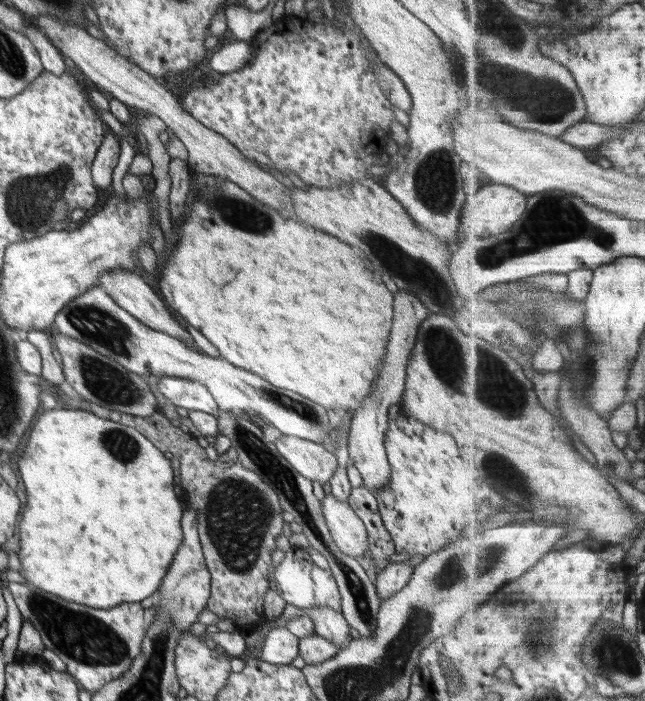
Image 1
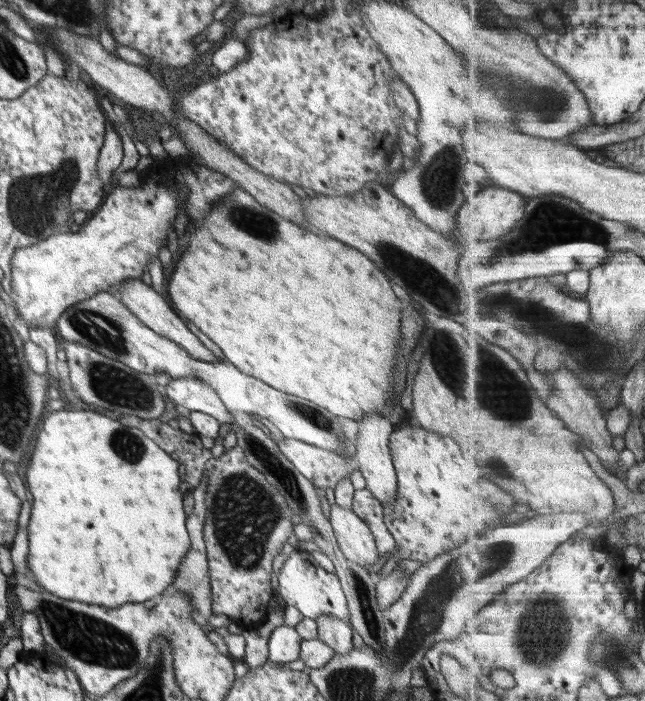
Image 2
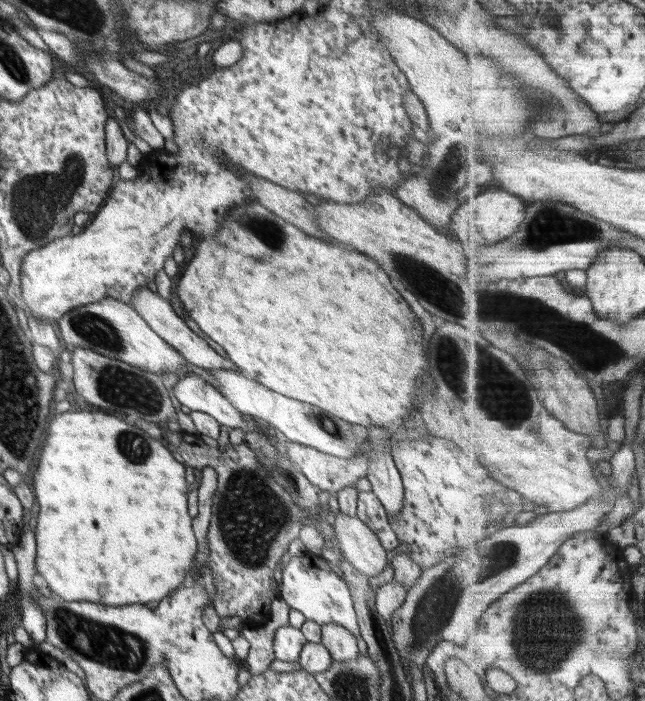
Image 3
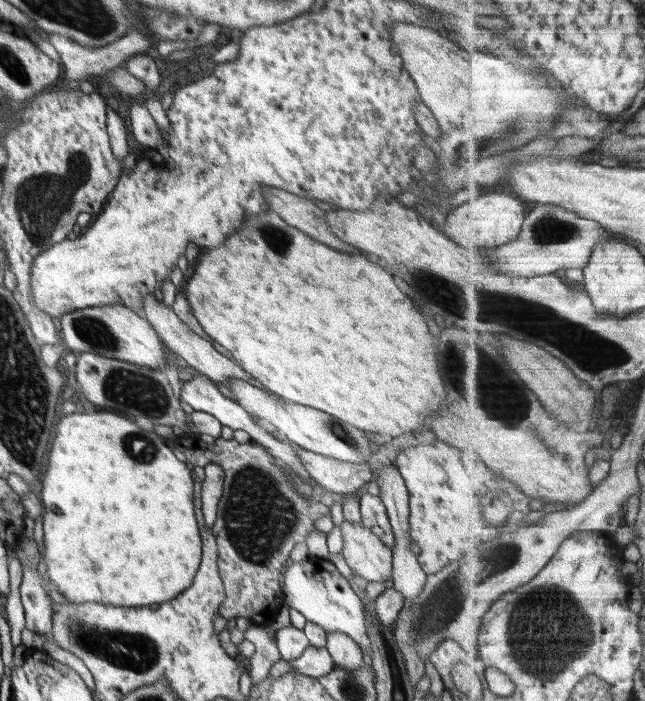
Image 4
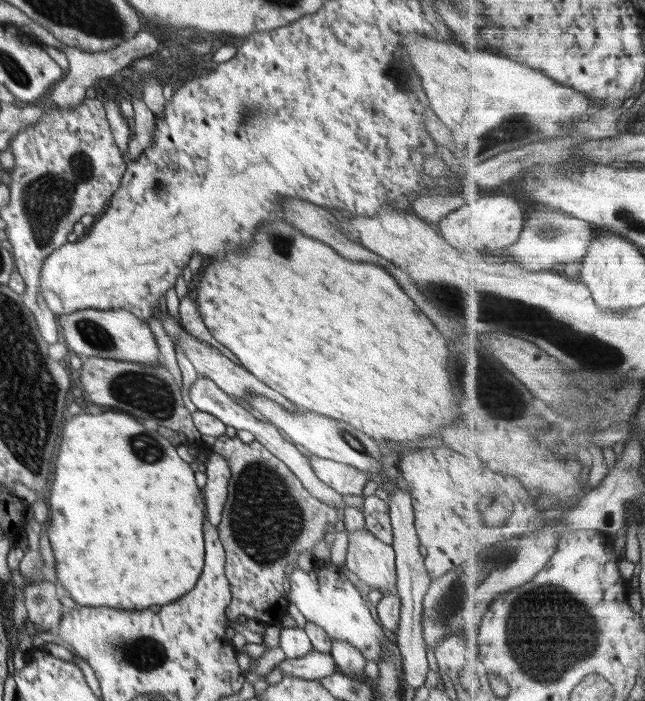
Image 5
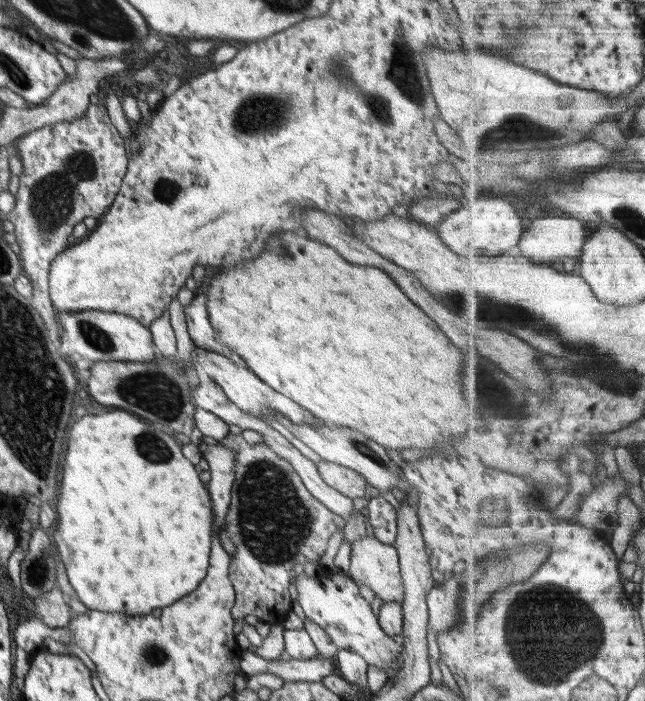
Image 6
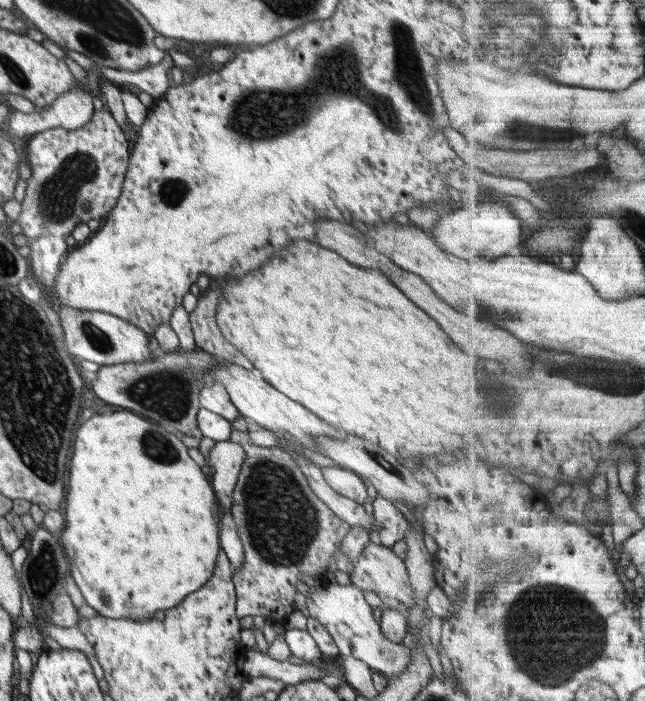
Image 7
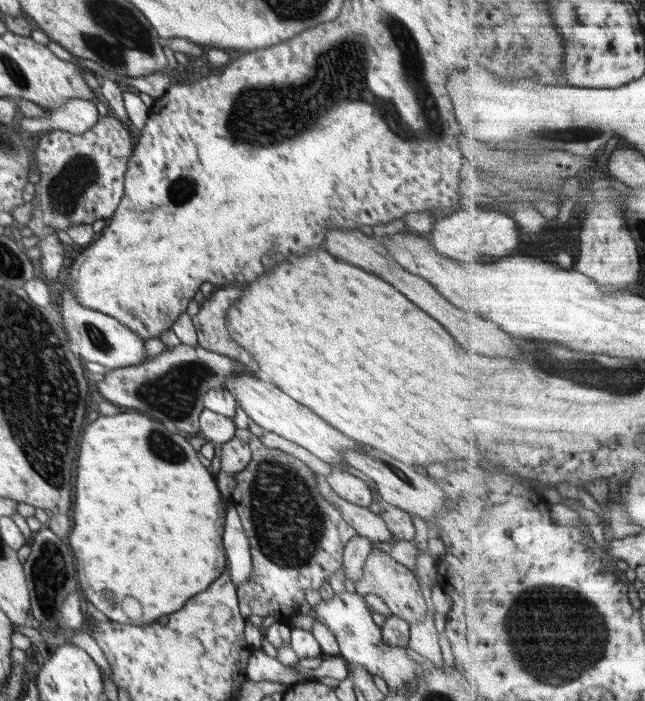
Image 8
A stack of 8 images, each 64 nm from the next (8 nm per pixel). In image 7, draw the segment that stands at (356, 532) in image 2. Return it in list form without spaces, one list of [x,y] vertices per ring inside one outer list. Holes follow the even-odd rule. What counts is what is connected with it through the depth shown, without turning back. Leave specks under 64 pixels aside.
[[[375,543],[364,545],[364,549],[360,551],[356,563],[354,563],[353,571],[349,576],[354,586],[364,590],[375,592],[387,608],[398,610],[408,616],[407,611],[411,606],[415,606],[414,594],[412,586],[410,586],[410,578],[406,572],[406,564],[396,555],[394,546],[386,546]]]

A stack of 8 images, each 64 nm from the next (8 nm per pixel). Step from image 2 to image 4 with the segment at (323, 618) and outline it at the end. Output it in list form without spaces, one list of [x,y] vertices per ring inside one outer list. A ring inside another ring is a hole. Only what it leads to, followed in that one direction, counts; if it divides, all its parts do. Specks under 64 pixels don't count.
[[[340,631],[326,632],[326,646],[336,665],[358,669],[364,664],[362,651],[352,637]]]

